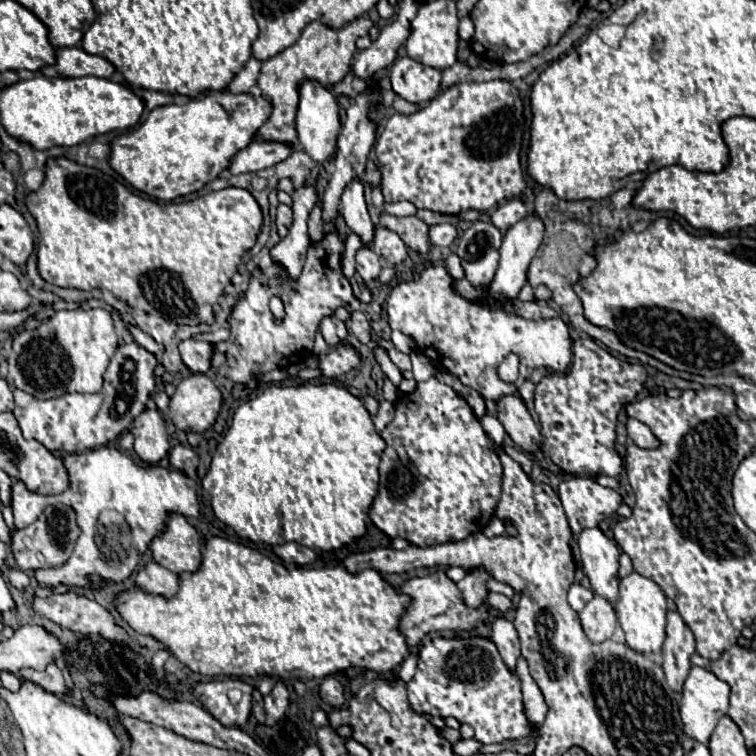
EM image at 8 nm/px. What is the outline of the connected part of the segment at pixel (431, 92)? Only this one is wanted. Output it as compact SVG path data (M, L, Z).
M398 57L392 65L390 83L394 93L402 99L424 105L440 93L442 71L436 67L426 67L410 57Z

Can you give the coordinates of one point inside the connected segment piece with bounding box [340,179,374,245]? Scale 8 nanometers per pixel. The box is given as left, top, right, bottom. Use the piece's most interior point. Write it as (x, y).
(354, 211)

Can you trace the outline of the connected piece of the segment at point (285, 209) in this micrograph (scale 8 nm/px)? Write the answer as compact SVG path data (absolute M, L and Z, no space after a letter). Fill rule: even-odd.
M278 205L278 213L276 213L276 227L278 227L278 235L284 237L288 233L288 227L292 223L292 209L288 205Z

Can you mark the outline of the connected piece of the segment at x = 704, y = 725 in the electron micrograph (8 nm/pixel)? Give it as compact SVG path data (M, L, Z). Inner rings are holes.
M692 667L680 697L680 717L684 723L684 733L698 743L708 743L720 715L726 715L728 711L728 697L730 697L730 687L724 681L716 679L716 675L712 675L702 667Z

